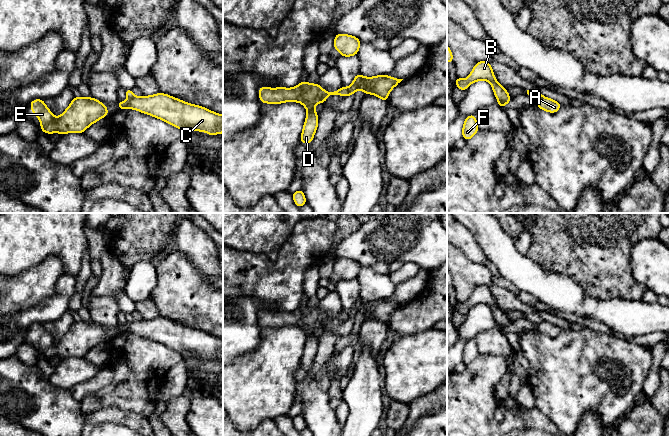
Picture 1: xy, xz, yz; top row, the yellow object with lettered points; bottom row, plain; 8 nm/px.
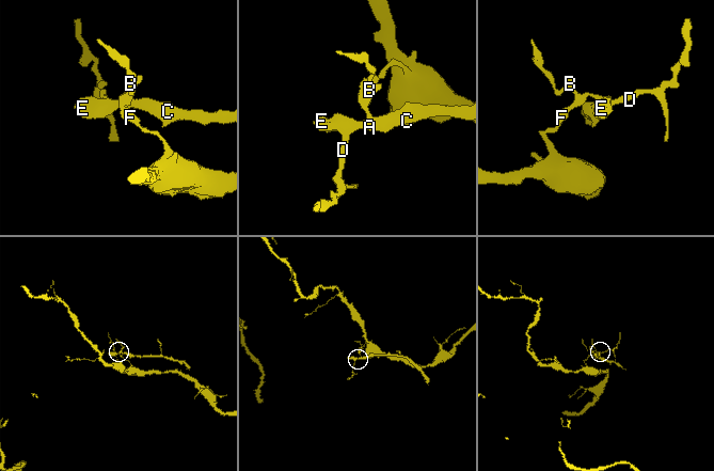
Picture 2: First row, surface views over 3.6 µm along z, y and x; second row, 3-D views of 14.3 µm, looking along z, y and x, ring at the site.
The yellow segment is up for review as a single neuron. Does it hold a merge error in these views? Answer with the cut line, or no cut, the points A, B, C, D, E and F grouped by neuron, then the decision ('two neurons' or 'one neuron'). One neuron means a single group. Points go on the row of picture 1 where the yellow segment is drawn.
xz (362, 76), (357, 82), (352, 84) | A C D E / B F | two neurons

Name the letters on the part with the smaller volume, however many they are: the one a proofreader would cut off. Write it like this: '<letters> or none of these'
A, C, D, E

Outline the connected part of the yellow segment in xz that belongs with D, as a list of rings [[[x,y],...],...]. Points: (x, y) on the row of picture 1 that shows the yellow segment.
[[[378,75],[374,77],[362,77],[356,84],[349,87],[341,87],[334,92],[327,92],[317,83],[309,84],[307,81],[299,83],[293,88],[269,88],[261,86],[259,88],[259,99],[261,103],[281,104],[283,102],[299,102],[305,106],[307,117],[304,122],[300,140],[303,144],[313,141],[314,134],[318,127],[318,115],[315,111],[317,103],[323,103],[330,95],[349,96],[361,89],[365,94],[373,94],[383,101],[387,101],[390,91],[403,79],[397,79],[388,75]]]

